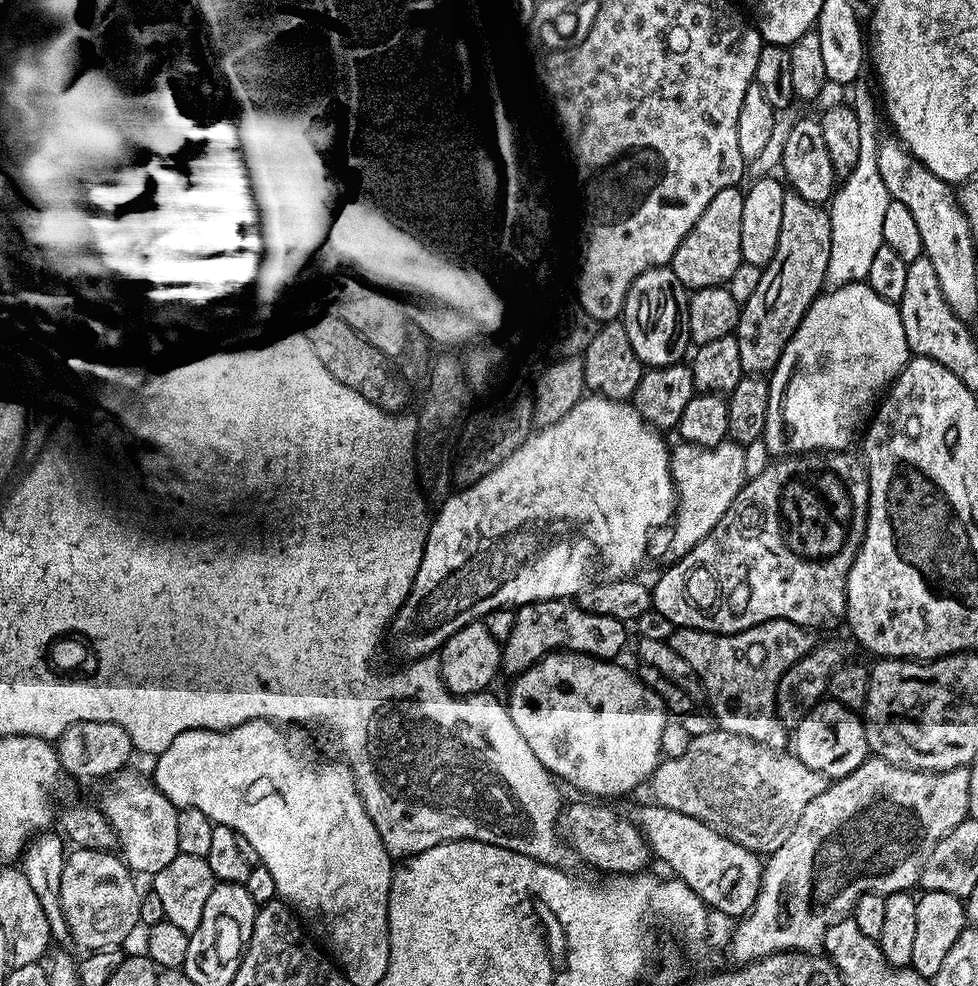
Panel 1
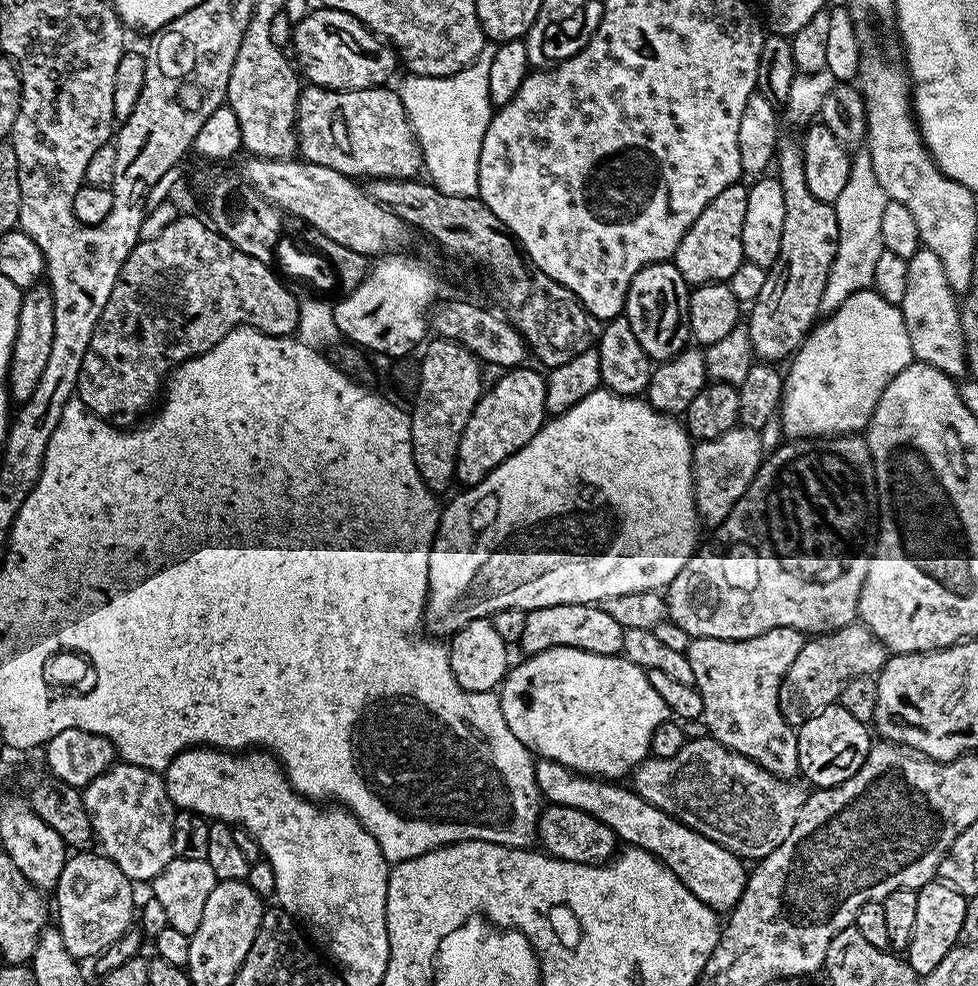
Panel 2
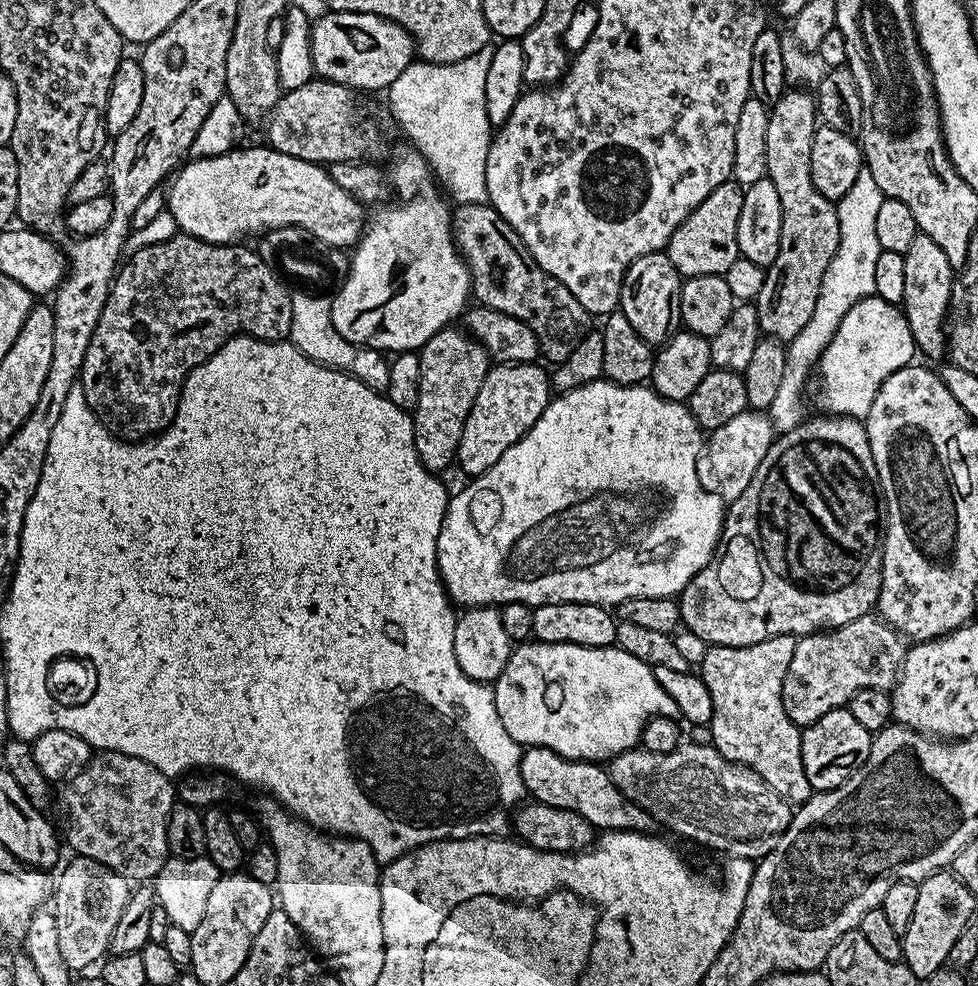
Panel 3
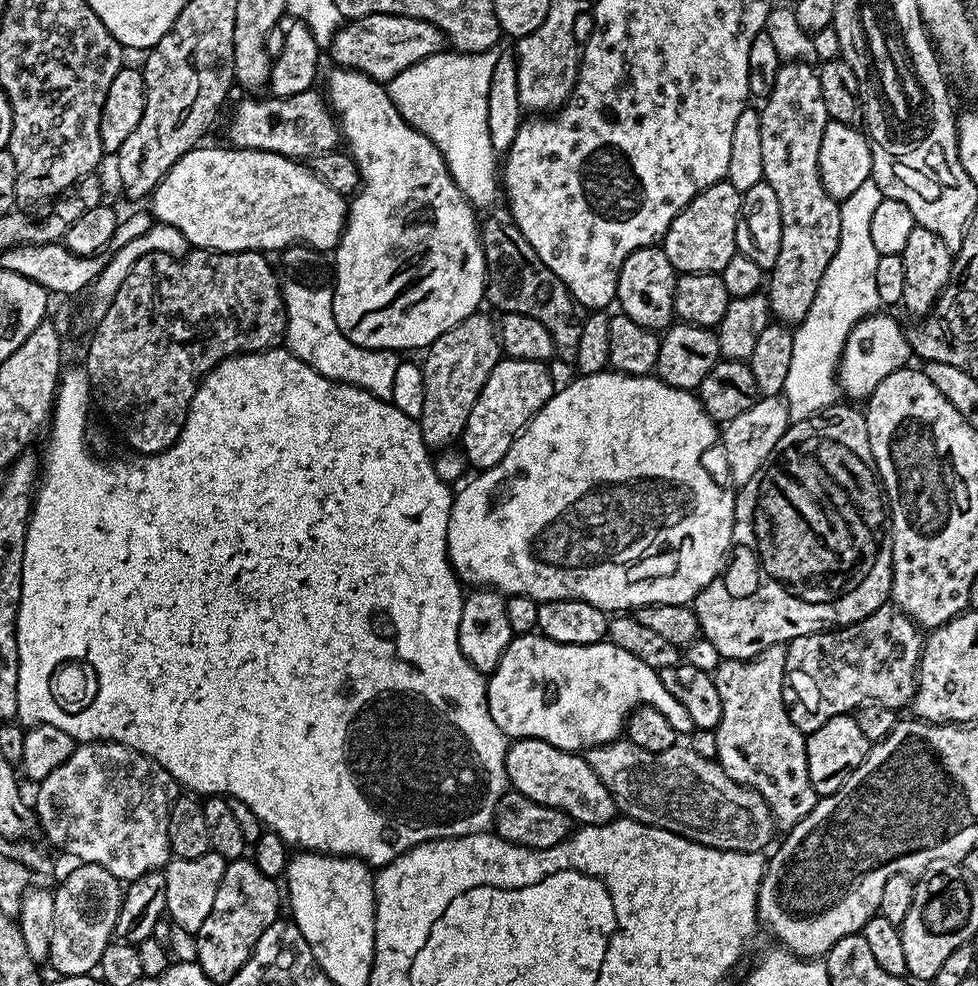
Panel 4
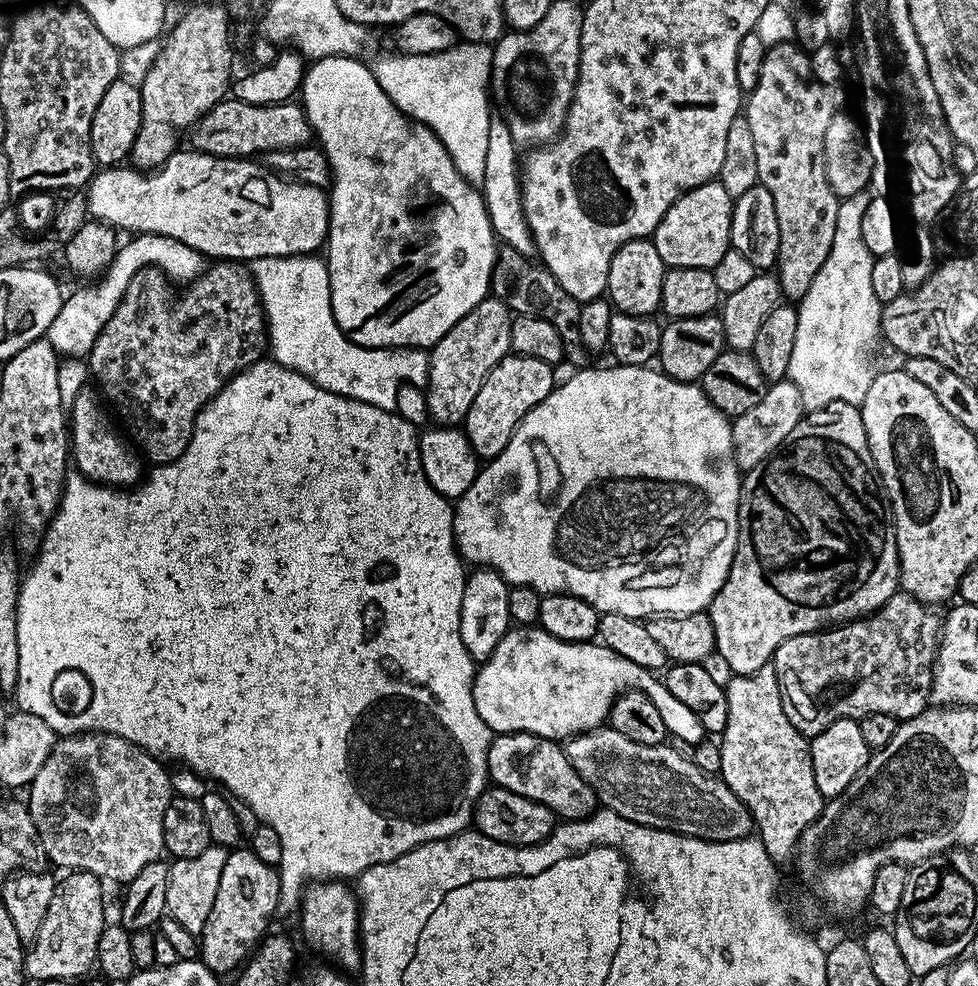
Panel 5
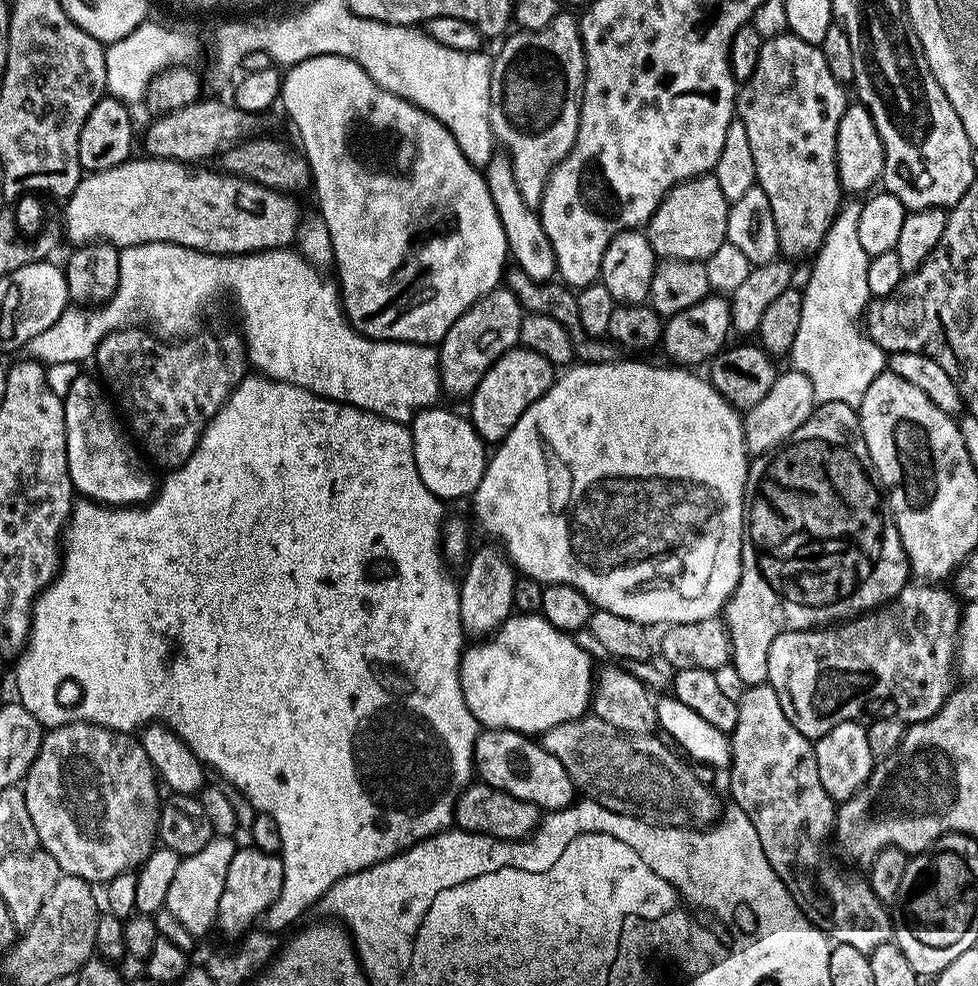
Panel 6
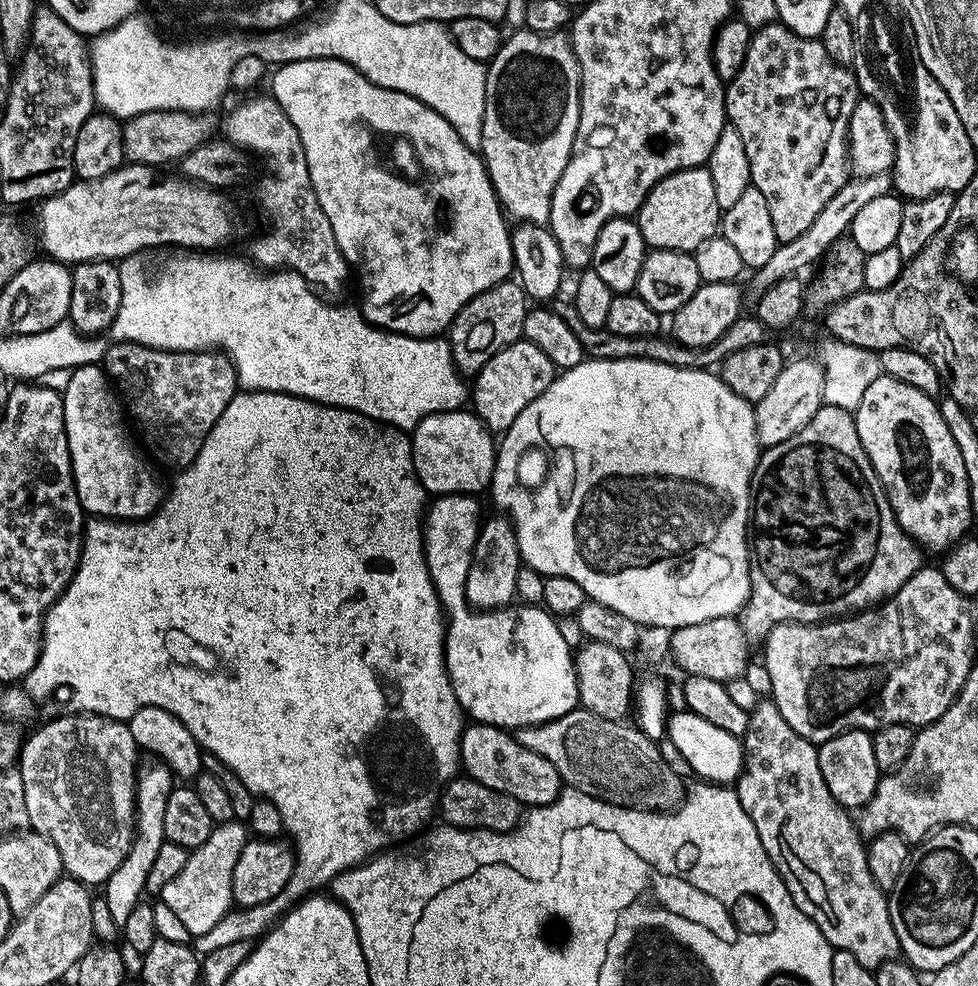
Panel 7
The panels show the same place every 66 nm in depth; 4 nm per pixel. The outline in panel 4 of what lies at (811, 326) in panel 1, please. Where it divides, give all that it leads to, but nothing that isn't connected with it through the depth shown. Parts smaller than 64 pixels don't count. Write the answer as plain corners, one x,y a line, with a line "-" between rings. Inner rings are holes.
881,314
868,315
853,326
845,340
843,355
839,358
838,381
845,397
853,401
863,401
890,374
909,363
908,356
913,355
912,345
906,332
892,316
-
848,395
848,396
846,396
-
856,399
856,400
855,400

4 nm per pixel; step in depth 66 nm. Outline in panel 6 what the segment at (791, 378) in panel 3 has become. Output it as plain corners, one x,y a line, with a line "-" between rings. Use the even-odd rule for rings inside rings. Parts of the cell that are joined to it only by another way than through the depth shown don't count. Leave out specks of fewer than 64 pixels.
847,201
837,211
822,247
813,257
808,280
801,289
801,325
788,358
795,371
810,378
819,405
836,401
858,408
870,383
887,367
887,351
869,339
861,328
863,315
872,298
867,285
871,257
863,249
858,235
861,206
861,201

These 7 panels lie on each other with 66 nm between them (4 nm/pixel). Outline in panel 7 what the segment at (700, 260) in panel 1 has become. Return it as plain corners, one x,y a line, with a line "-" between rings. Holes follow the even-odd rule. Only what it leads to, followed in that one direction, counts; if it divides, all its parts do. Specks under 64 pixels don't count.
708,167
678,170
662,178
652,187
634,219
649,249
669,248
695,253
697,248
701,248
722,228
722,209
718,206
718,197
714,194
714,178
710,178

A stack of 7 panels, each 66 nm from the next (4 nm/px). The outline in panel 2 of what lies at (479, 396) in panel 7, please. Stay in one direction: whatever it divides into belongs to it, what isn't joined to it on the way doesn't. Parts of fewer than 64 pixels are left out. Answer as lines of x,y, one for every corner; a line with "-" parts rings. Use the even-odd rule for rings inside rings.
529,366
507,369
481,395
474,406
474,414
470,414
470,422
466,422
466,430
462,430
462,442
458,442
458,462
456,463
456,480
464,486
482,482
506,458
510,458
538,434
538,430
546,422
546,379

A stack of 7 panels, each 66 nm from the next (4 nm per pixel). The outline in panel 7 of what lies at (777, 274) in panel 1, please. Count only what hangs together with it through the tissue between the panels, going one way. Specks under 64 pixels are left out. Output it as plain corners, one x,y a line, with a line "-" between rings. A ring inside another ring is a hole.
779,22
753,31
742,70
727,81
724,114
731,127
738,130
746,146
746,158
750,158
751,187
762,190
766,197
779,243
790,242
810,230
810,222
822,214
822,206
826,206
826,202
830,202
830,198
834,198
834,194
838,194
850,178
848,127
850,114
854,114
854,106
861,96
855,72
851,67
834,62
834,58
826,54
826,46
822,46
819,38
799,36

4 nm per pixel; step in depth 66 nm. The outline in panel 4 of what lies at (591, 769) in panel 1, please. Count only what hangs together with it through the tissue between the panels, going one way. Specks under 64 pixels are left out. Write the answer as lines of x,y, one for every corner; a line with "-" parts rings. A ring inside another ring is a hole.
539,634
513,635
486,683
490,718
494,718
498,730
502,730
505,736
550,742
550,746
558,746
577,754
608,744
611,740
621,739
628,716
641,704
648,704
670,718
686,717
686,709
670,695
666,686
662,686
662,678
657,669
646,666
646,662
641,662
639,658
634,658
634,654
629,654
627,650
610,642
559,644

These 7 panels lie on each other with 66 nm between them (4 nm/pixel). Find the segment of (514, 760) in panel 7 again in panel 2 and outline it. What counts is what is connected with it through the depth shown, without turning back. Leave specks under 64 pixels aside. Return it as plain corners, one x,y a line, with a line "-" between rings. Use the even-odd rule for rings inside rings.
543,758
536,760
536,781
541,797
548,804
574,806
574,810
586,810
586,814
598,818
598,822
606,822
619,841
658,857
703,904
717,910
730,910
742,898
750,875
745,861
698,830
690,830
690,826
678,822
678,818
650,806
650,802
631,787
623,788
623,783
595,776
582,776
556,760

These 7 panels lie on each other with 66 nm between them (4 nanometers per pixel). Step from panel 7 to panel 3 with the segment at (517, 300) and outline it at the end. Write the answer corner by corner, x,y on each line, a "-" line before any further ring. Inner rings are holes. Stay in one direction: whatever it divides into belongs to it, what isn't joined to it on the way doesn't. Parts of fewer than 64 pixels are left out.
444,327
418,349
421,378
416,408
411,413
414,446
422,466
437,474
444,474
448,467
456,464
456,451
462,442
462,426
466,426
474,398
478,398
478,390
482,390
482,382
490,367
487,350
467,331
457,328

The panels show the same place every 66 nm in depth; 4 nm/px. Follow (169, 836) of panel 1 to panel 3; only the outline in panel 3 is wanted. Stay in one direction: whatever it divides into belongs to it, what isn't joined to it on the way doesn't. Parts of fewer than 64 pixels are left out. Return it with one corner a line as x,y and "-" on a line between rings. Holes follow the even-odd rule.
100,750
67,784
64,804
68,807
68,844
73,848
73,853
105,864
129,882
148,882
155,878
162,870
164,861
169,859
166,826
172,813
172,805
178,800
173,781
162,774
162,770
154,770
150,762
142,762
142,758

